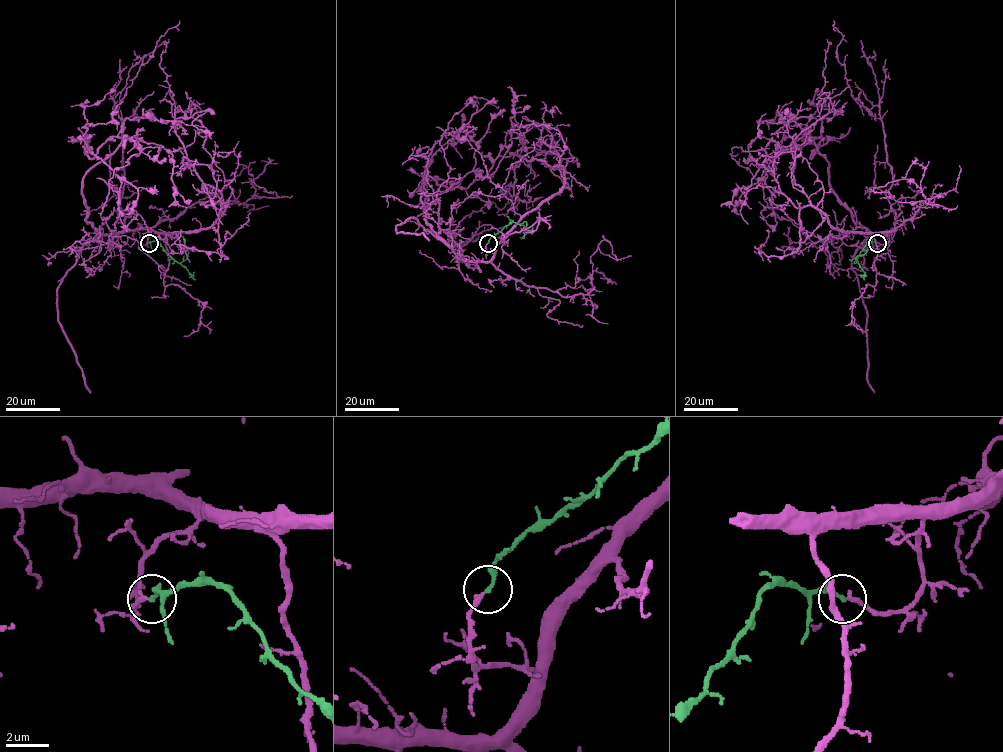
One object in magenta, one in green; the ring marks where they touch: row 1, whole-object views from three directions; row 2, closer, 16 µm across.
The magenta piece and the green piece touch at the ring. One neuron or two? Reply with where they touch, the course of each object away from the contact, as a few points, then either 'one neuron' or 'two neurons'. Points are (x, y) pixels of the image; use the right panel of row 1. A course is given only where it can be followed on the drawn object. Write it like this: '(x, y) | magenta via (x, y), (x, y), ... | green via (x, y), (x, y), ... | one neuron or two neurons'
(877, 243) | magenta via (877, 243), (894, 229), (869, 233), (853, 219), (808, 133), (809, 143), (770, 157), (721, 207) | green via (877, 243), (867, 241), (856, 261), (858, 263), (855, 258), (869, 247), (871, 235) | one neuron

